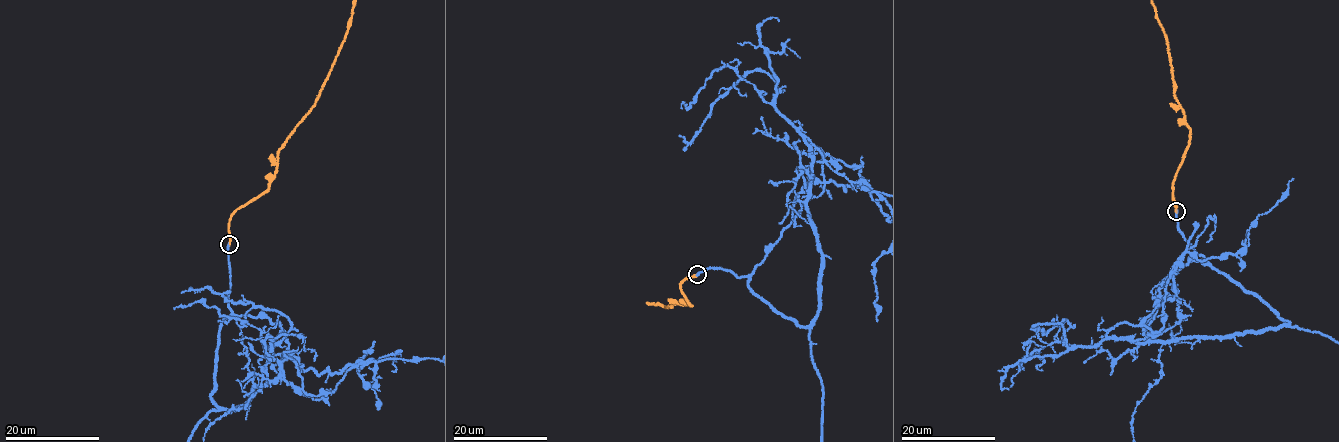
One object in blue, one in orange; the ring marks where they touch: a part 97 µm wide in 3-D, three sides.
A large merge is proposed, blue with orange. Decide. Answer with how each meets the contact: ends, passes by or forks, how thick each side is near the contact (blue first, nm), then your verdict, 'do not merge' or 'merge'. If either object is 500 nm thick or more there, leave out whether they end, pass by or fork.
blue ends there; orange ends there; 240 nm thick on the blue side, 240 nm on the other; do not merge

